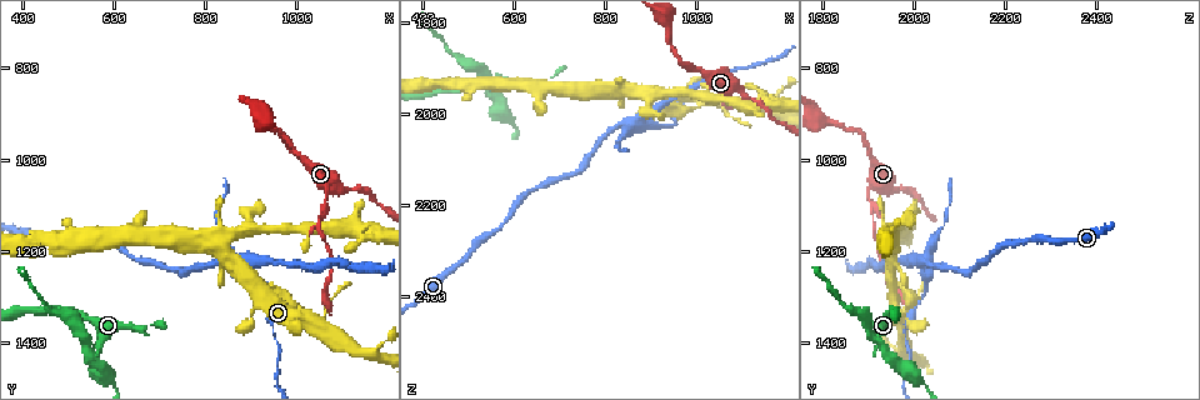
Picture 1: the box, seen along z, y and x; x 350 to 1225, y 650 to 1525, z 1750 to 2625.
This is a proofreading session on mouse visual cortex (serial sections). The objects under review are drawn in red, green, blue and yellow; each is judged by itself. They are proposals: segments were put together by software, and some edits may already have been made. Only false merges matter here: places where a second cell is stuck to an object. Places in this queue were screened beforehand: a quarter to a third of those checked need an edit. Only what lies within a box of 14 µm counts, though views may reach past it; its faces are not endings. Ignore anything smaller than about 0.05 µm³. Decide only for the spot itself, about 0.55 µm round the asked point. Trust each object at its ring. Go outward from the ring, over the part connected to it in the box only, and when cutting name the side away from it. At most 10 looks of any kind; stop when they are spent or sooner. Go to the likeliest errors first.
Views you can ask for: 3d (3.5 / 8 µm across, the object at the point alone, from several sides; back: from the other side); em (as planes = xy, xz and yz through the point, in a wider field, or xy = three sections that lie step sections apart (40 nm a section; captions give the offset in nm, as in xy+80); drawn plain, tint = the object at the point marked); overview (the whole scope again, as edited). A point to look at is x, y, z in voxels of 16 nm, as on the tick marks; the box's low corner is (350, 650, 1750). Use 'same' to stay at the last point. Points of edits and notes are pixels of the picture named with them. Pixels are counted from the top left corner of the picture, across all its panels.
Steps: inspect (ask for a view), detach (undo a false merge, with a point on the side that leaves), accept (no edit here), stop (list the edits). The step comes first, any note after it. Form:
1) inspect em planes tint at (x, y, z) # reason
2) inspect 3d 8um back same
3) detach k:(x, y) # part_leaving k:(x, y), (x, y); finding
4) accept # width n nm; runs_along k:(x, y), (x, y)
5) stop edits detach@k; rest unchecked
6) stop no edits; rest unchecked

inspect 3d 3.5um at (545, 1420, 1930) # abrupt turn

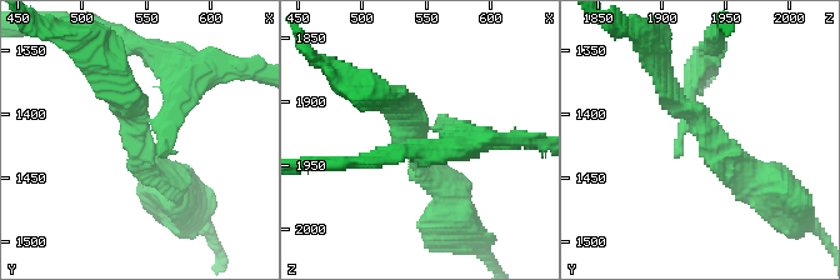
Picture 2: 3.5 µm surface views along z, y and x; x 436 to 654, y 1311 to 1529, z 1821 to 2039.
inspect em xy step 5 tint at (544, 1416, 1936) # now the EM

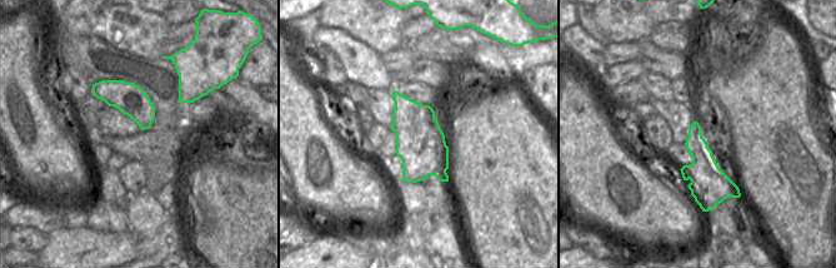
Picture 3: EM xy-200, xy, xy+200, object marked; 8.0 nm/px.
detach 2:(714, 151) # part_leaving 2:(689, 120), (726, 170), (769, 181); a second cell is stuck on

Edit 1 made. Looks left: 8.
inspect overview # redraw

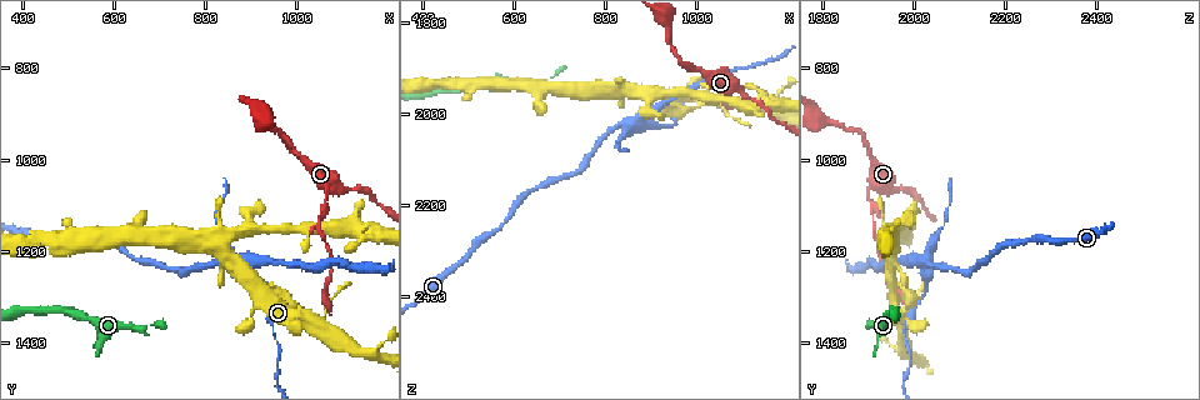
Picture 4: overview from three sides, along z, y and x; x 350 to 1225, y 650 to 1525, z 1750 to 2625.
inspect 3d 8um at (1065, 1085, 1895) # sharp bend

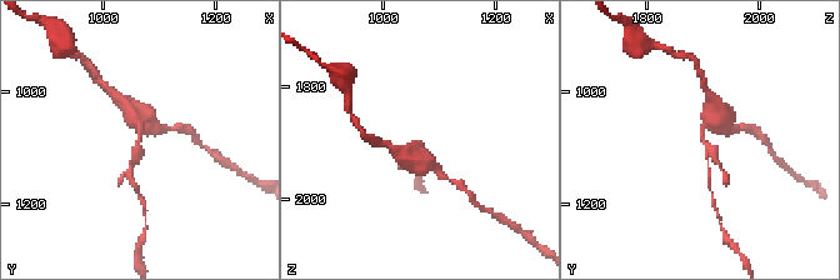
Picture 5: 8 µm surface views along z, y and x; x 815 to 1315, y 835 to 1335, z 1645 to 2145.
inspect em xy step 5 tint at (1060, 1090, 1900)

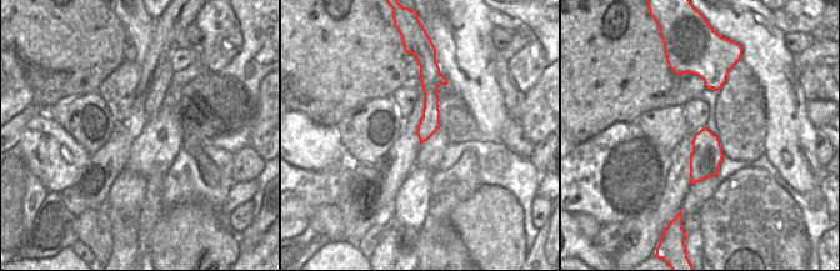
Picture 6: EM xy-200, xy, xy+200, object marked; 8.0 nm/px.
accept # runs_along 5:(719, 114), (703, 126), (709, 173); all the same cell

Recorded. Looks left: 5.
inspect 3d 3.5um at (855, 1220, 2025)

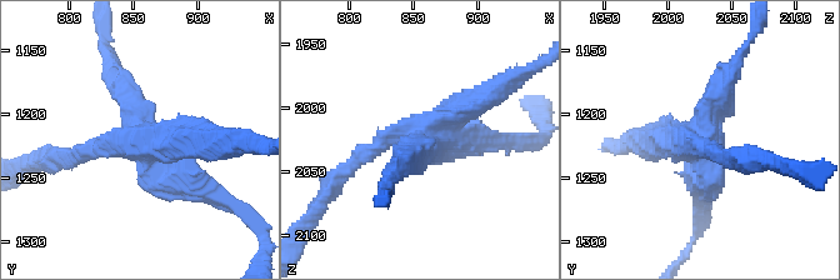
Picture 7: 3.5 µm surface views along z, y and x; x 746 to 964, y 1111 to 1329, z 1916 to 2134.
inspect em xy step 5 tint at (858, 1220, 2020) # arms 4; arm_widths 200, 300, 300, 350 nm

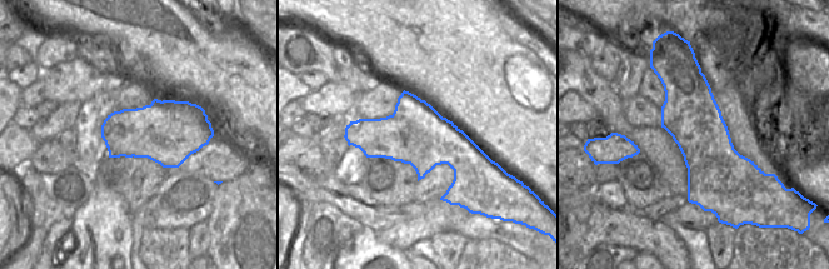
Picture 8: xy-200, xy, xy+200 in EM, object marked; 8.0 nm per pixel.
inspect em xy step 1 tint same

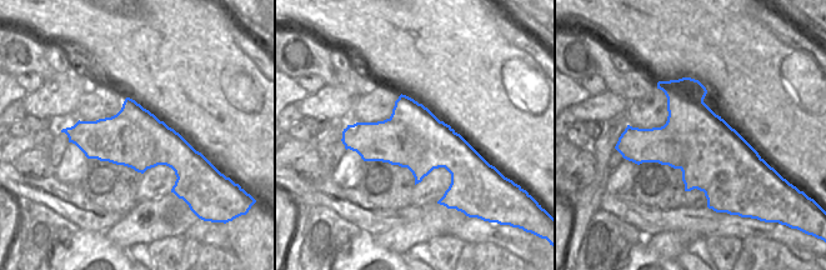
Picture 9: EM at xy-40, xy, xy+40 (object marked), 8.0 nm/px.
detach 7:(128, 84) # a second cell is stuck on

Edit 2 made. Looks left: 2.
stop edits detach@2, detach@7; rest unchecked

